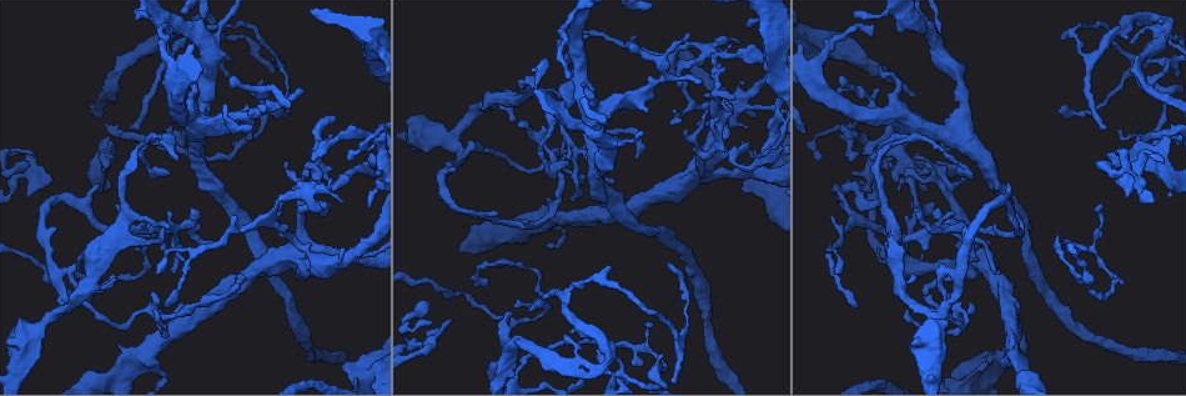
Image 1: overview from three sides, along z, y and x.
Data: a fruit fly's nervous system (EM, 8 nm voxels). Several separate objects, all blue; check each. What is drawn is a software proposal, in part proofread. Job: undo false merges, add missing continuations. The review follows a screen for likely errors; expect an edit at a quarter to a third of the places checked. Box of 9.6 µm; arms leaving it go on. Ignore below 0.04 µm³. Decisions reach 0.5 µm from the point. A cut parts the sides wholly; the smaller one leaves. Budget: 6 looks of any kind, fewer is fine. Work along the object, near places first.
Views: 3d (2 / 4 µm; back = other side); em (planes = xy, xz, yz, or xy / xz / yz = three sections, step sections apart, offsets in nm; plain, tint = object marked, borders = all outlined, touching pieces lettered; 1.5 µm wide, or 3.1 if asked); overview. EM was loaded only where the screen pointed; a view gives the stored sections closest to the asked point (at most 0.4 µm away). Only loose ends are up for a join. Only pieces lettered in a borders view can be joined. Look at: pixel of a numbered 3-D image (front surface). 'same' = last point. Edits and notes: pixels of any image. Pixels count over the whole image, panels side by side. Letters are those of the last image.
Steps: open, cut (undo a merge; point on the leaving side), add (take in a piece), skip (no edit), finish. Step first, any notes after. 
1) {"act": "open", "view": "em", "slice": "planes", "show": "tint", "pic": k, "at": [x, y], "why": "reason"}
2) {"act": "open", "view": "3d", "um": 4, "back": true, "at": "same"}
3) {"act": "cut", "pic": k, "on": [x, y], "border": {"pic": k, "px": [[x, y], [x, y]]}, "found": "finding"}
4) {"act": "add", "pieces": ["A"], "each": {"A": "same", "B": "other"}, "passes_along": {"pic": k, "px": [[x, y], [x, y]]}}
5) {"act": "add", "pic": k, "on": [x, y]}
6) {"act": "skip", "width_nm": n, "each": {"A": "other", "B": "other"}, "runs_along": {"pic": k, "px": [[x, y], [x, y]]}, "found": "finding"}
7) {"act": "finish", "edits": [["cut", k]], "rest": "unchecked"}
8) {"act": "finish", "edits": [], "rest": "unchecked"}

{"act": "open", "view": "3d", "um": 4, "pic": 1, "at": [182, 131], "why": "tapers out"}

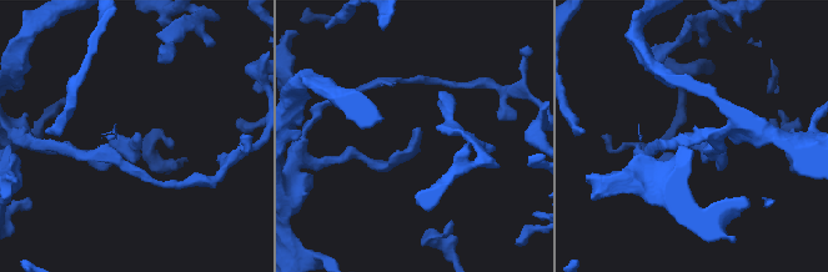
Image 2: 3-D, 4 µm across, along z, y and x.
{"act": "open", "view": "em", "slice": "planes", "show": "tint", "pic": 2, "at": [416, 130]}

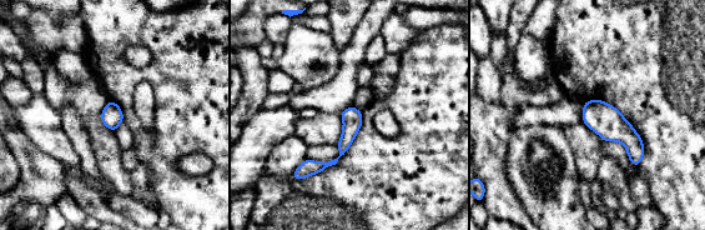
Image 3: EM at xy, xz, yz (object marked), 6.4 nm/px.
{"act": "open", "view": "em", "slice": "planes", "show": "borders", "at": "same", "why": "what lies round it"}

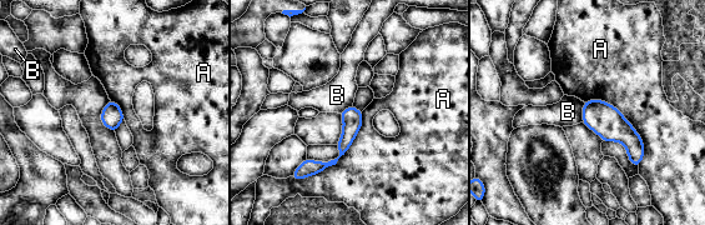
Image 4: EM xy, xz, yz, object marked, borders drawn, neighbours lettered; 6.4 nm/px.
{"act": "skip", "each": {"A": "other", "B": "other"}, "runs_along": {"pic": 4, "px": [[358, 114], [341, 154], [302, 171]]}, "found": "no lettered piece goes on from it"}

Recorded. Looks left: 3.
{"act": "open", "view": "em", "slice": "planes", "show": "borders", "pic": 1, "at": [1117, 155], "why": "branch stops here"}

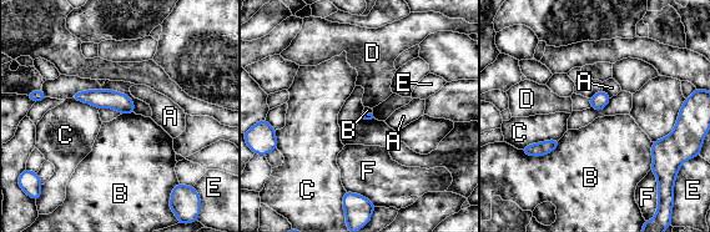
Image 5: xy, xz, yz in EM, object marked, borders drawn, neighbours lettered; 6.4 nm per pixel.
{"act": "skip", "each": {"A": "other", "B": "other", "C": "other", "D": "other", "E": "other", "F": "other"}, "runs_along": {"pic": 5, "px": [[76, 96], [111, 99], [131, 110]]}, "found": "no lettered piece goes on from it"}

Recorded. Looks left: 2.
{"act": "open", "view": "3d", "um": 4, "back": true, "pic": 1, "at": [699, 62], "why": "closes a loop"}

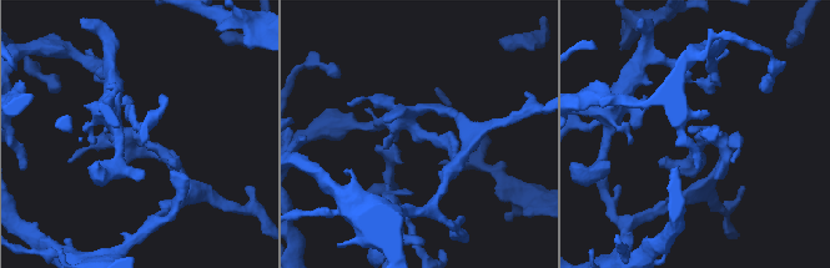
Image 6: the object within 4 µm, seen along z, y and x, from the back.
{"act": "open", "view": "em", "slice": "xy", "step": 4, "show": "borders", "pic": 6, "at": [419, 136], "why": "now the EM"}

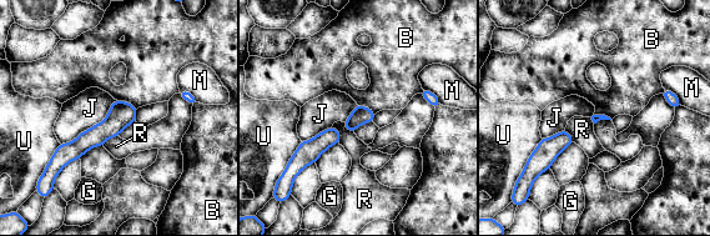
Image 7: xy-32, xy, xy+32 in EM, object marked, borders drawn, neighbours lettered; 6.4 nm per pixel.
{"act": "skip", "width_nm": 50, "each": {"B": "other", "G": "other", "J": "other", "M": "other", "R": "other", "U": "other"}, "runs_along": {"pic": 7, "px": [[132, 110], [59, 160]]}, "found": "all the same neuron"}

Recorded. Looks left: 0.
{"act": "finish", "edits": [], "rest": "unchecked"}

